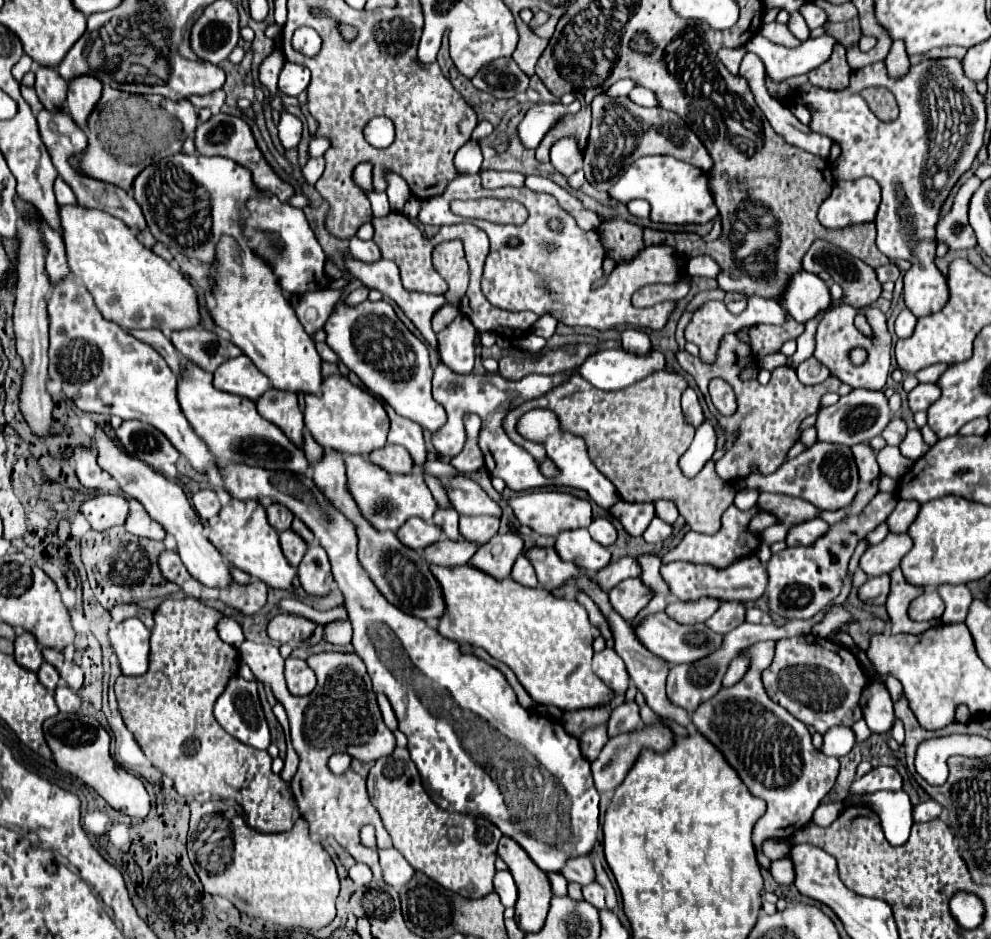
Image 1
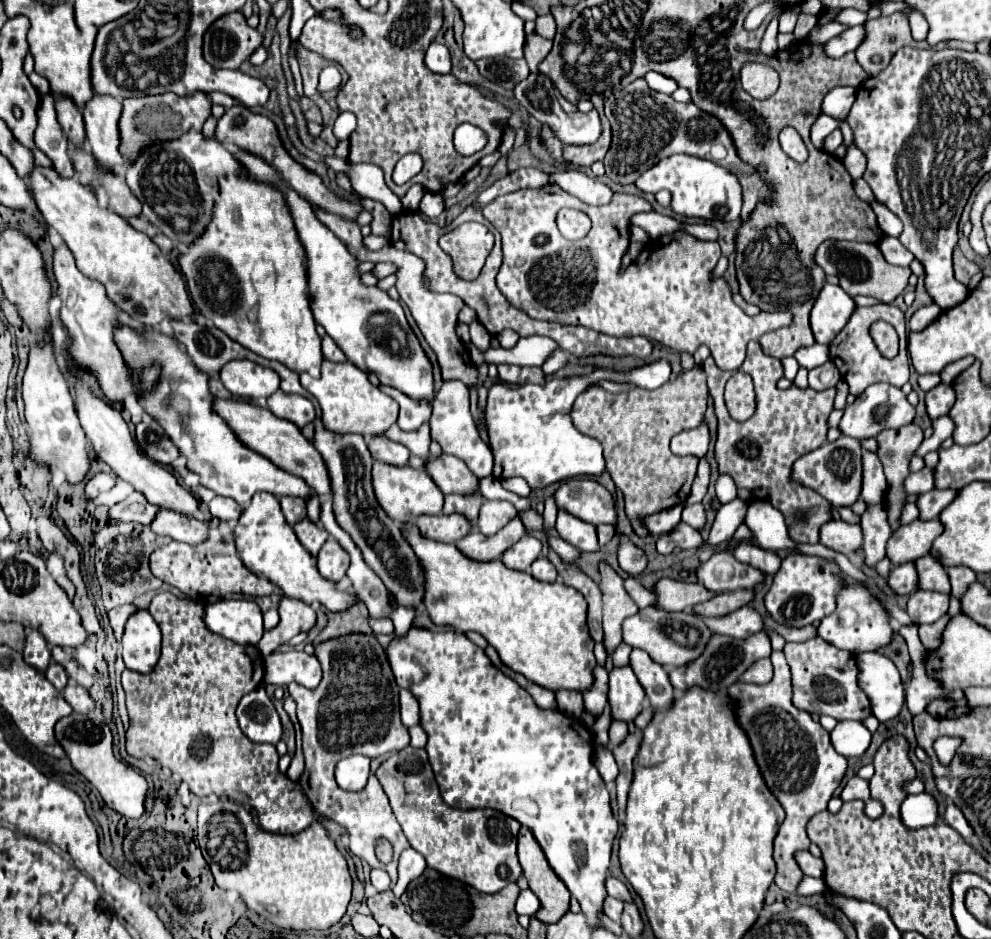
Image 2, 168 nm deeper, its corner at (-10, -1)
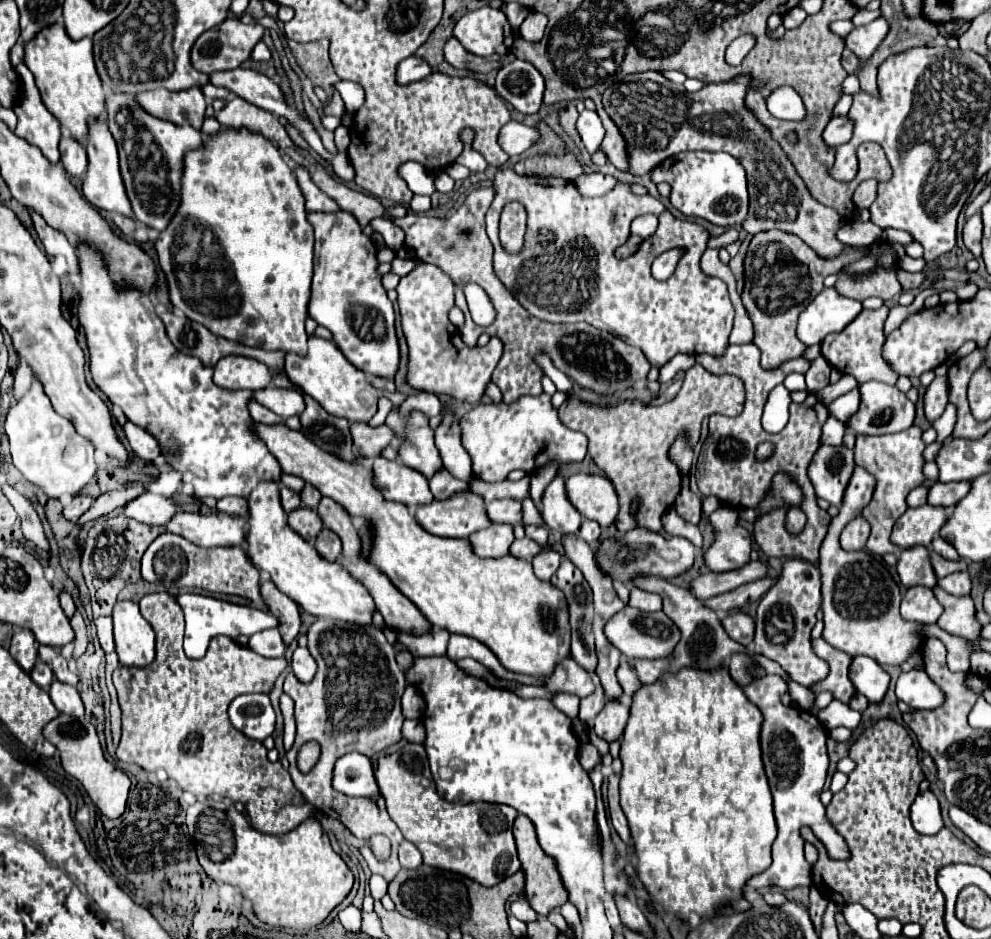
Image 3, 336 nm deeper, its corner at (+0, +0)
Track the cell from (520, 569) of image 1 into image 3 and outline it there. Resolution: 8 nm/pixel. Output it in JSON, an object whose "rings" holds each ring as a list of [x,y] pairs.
{"rings":[[[546,549],[546,551],[540,551],[534,559],[532,559],[532,565],[534,565],[534,575],[542,581],[548,581],[558,565],[560,565],[560,553],[556,553],[554,549]]]}

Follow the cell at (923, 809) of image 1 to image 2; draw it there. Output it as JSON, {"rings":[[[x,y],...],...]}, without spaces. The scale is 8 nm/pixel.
{"rings":[[[948,804],[948,806],[946,806],[946,812],[942,814],[942,820],[944,820],[948,826],[952,826],[954,830],[958,830],[964,838],[972,836],[972,828],[970,828],[970,824],[966,822],[964,814],[960,812],[960,808],[956,808],[954,804]]]}

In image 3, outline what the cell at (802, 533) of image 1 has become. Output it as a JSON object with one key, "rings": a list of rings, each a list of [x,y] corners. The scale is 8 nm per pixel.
{"rings":[[[856,517],[846,525],[840,535],[840,545],[846,551],[858,551],[866,547],[866,539],[870,537],[870,523],[864,517]]]}

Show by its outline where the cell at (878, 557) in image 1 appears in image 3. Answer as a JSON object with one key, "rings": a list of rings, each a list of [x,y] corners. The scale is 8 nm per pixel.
{"rings":[[[920,505],[914,509],[908,509],[894,525],[892,541],[900,545],[902,549],[914,547],[914,545],[930,545],[936,531],[942,529],[946,523],[946,509],[934,507],[934,505]]]}

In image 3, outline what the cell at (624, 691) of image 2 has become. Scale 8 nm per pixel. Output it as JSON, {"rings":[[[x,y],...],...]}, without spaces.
{"rings":[[[608,701],[604,705],[604,709],[594,719],[596,735],[600,739],[608,741],[608,743],[618,741],[620,735],[624,733],[624,727],[626,727],[626,721],[628,721],[628,713],[630,713],[628,705],[618,703],[618,701]]]}

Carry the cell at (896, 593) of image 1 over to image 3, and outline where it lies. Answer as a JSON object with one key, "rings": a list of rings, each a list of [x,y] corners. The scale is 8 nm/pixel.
{"rings":[[[932,553],[932,565],[934,565],[934,571],[936,571],[938,579],[942,579],[944,575],[954,573],[954,571],[966,571],[968,561],[964,561],[964,559],[960,559],[960,561],[950,561],[950,559],[944,559],[944,557],[938,555],[938,553]]]}

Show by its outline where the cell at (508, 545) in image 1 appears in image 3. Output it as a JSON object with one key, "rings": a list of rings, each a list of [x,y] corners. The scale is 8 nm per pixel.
{"rings":[[[524,537],[524,539],[516,539],[514,543],[512,543],[512,547],[510,547],[510,553],[514,555],[514,557],[522,557],[522,559],[526,559],[526,561],[530,561],[534,555],[538,555],[542,551],[542,547],[538,545],[538,543],[534,543],[532,539],[528,539],[528,537]]]}

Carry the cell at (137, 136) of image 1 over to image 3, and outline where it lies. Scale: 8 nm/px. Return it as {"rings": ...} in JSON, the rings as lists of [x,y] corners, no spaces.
{"rings":[[[190,87],[184,91],[156,89],[140,93],[136,99],[150,115],[168,119],[176,125],[190,125],[194,129],[200,129],[206,115],[206,99],[200,87]]]}

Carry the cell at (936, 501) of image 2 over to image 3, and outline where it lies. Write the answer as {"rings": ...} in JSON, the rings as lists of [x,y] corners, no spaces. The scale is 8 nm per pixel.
{"rings":[[[934,483],[928,493],[928,503],[952,509],[968,491],[970,483]]]}

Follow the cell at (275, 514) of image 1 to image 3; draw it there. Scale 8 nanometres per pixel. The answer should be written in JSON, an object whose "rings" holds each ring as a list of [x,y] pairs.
{"rings":[[[280,487],[280,493],[282,493],[282,507],[286,513],[294,511],[294,507],[300,507],[300,493],[290,491],[288,487]]]}

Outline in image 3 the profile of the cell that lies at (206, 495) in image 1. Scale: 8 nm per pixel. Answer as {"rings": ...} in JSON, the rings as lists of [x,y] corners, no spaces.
{"rings":[[[224,497],[218,501],[216,509],[222,513],[228,513],[228,515],[240,515],[240,517],[248,515],[246,497]]]}

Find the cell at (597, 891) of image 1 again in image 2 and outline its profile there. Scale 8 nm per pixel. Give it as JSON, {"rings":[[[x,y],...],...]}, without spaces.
{"rings":[[[606,896],[606,900],[604,900],[604,914],[606,914],[610,920],[620,922],[620,914],[622,914],[622,904],[620,904],[620,900],[616,900],[616,898],[612,898],[612,896]]]}

